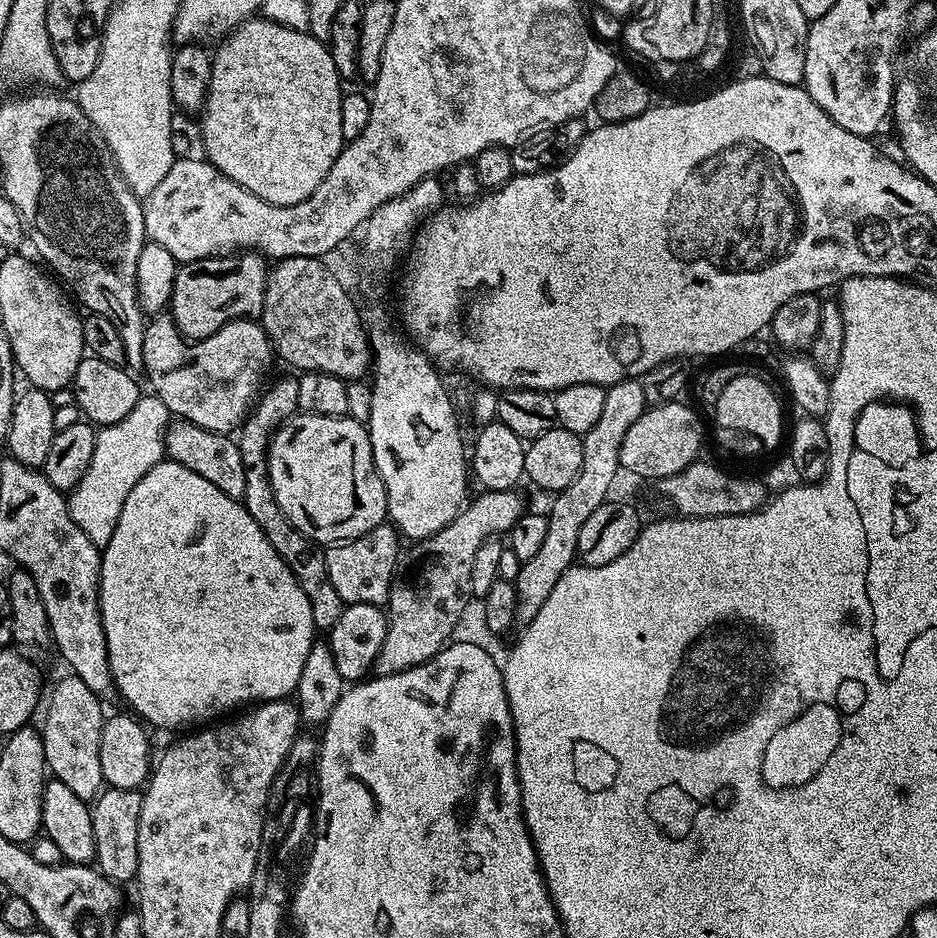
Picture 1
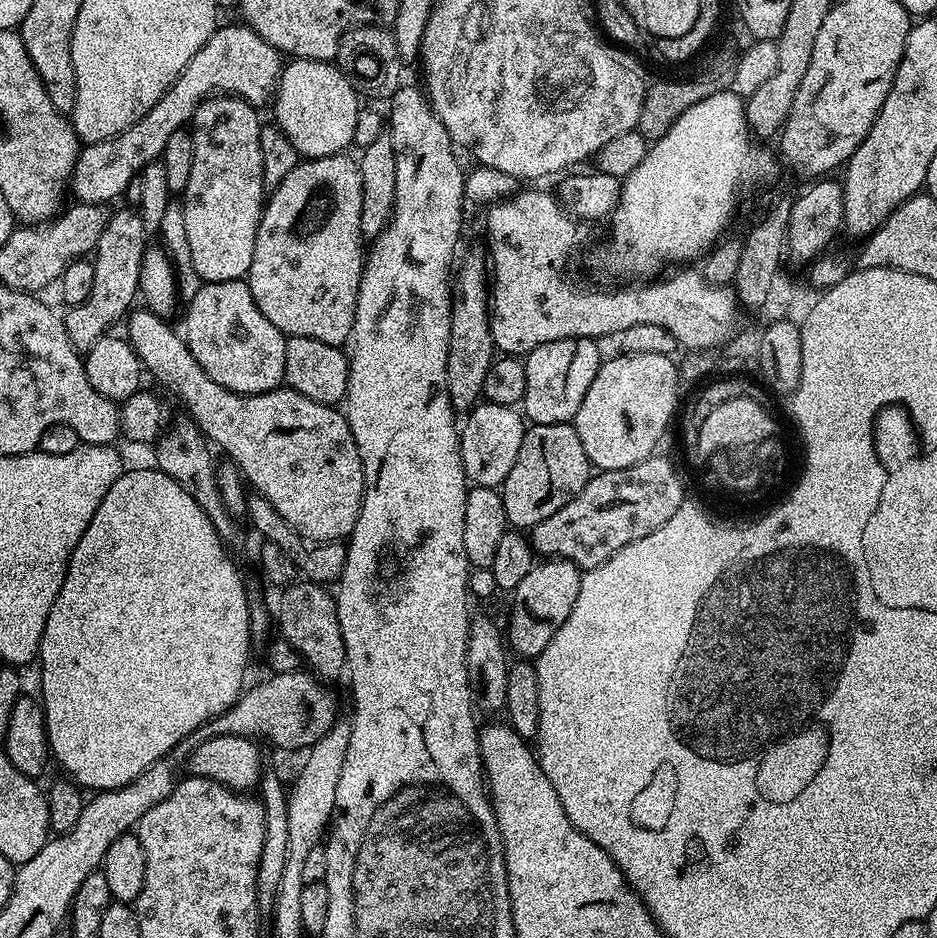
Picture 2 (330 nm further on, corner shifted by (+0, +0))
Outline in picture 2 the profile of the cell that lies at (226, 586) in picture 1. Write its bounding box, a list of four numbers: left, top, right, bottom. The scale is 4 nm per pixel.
[38,466,250,793]

